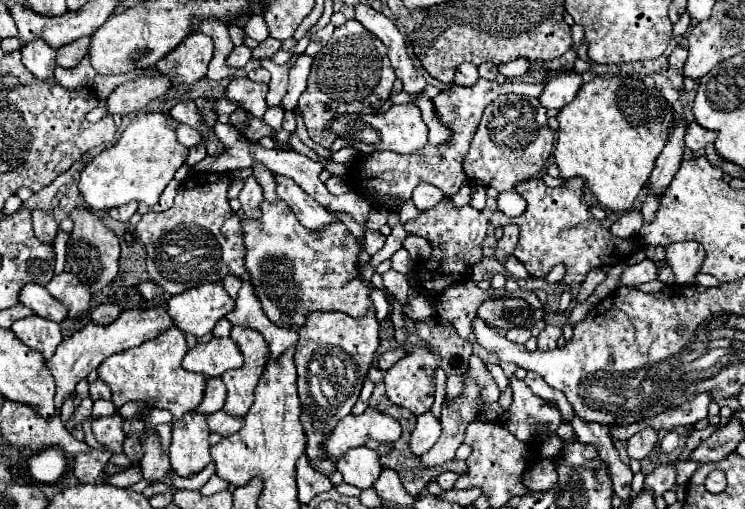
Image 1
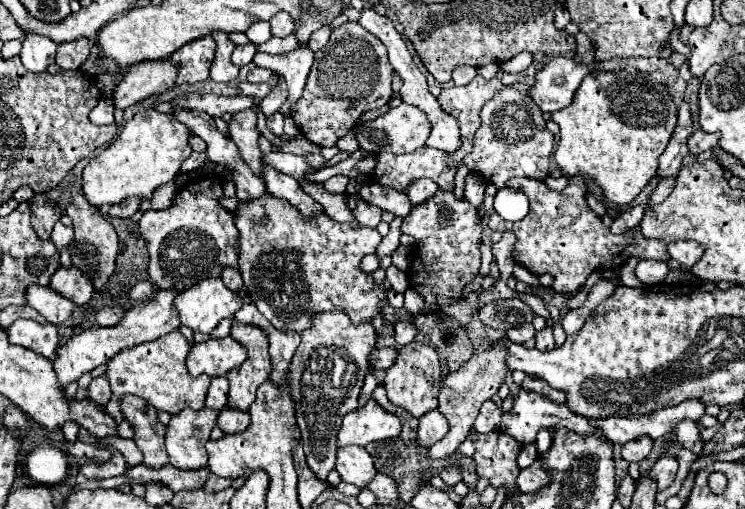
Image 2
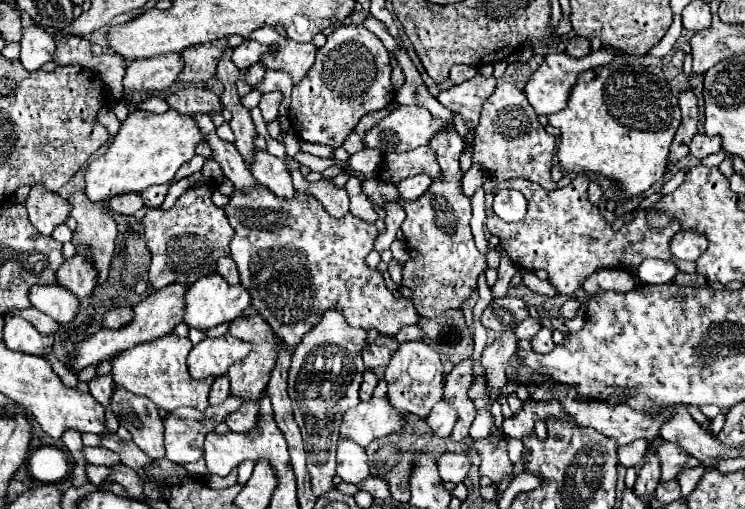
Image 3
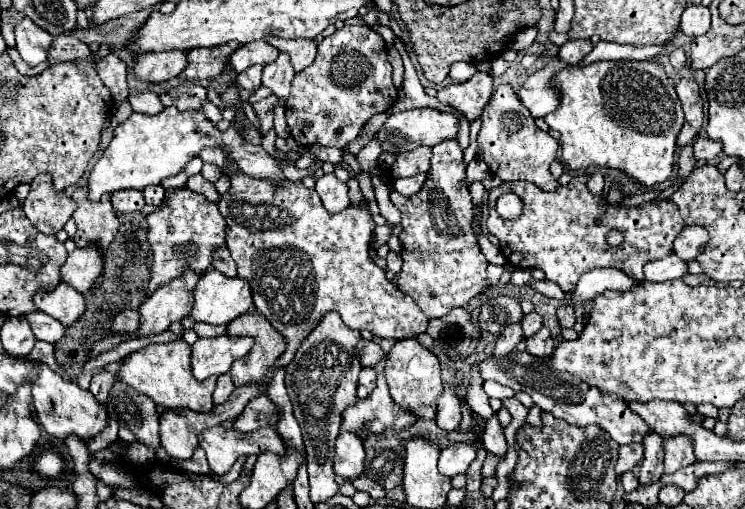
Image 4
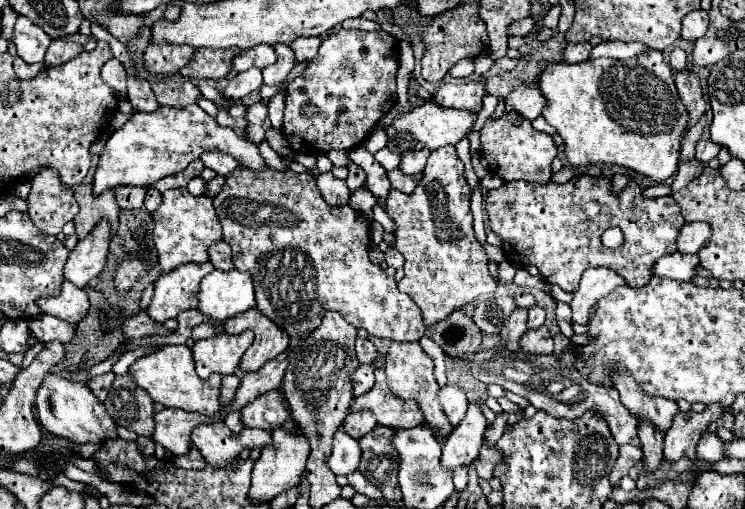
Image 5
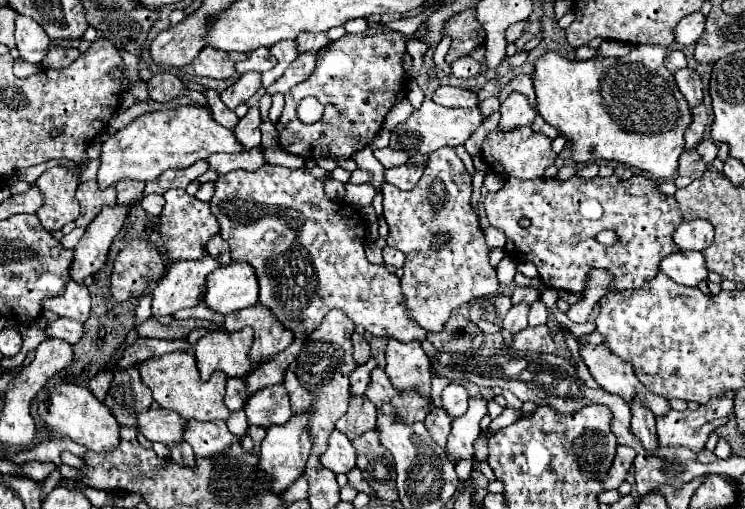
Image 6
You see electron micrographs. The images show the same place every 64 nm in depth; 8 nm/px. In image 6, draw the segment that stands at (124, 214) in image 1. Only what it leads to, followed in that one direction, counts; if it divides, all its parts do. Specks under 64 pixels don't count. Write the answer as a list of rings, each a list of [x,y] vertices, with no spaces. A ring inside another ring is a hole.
[[[120,180],[120,184],[116,184],[116,190],[118,190],[118,204],[120,206],[140,204],[140,200],[144,198],[144,184],[140,184],[140,182]]]

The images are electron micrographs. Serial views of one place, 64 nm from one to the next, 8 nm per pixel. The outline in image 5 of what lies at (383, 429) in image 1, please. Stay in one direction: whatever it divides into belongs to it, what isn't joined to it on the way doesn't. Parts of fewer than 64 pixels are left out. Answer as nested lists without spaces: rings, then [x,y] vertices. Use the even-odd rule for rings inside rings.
[[[376,368],[374,376],[376,376],[374,388],[368,390],[364,396],[354,398],[354,402],[350,404],[350,412],[360,412],[360,408],[364,408],[376,416],[376,422],[380,426],[390,428],[412,428],[424,422],[424,416],[418,410],[416,402],[412,400],[402,402],[390,392],[382,368]]]

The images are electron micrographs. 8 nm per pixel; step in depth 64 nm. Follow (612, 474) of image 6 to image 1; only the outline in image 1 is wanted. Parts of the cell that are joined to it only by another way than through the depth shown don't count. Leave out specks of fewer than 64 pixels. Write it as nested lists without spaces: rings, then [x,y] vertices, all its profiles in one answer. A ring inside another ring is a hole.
[[[642,428],[636,436],[628,440],[628,456],[642,460],[654,450],[656,444],[658,444],[658,432],[654,428]]]

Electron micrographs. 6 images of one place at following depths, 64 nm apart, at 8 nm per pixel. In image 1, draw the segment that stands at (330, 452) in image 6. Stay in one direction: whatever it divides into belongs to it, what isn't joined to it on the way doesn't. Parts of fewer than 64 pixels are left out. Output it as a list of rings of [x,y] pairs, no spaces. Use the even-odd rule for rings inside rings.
[[[366,446],[352,448],[350,452],[346,452],[336,462],[336,468],[342,472],[346,484],[352,484],[360,490],[370,488],[376,482],[376,476],[380,476],[382,472],[378,454]]]

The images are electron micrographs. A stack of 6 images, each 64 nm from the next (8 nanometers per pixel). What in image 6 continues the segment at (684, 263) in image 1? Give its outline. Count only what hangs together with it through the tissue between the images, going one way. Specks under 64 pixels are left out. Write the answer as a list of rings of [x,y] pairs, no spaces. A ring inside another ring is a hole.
[[[694,220],[694,222],[682,222],[678,230],[674,232],[674,242],[680,250],[704,250],[712,244],[714,228],[708,220]]]

